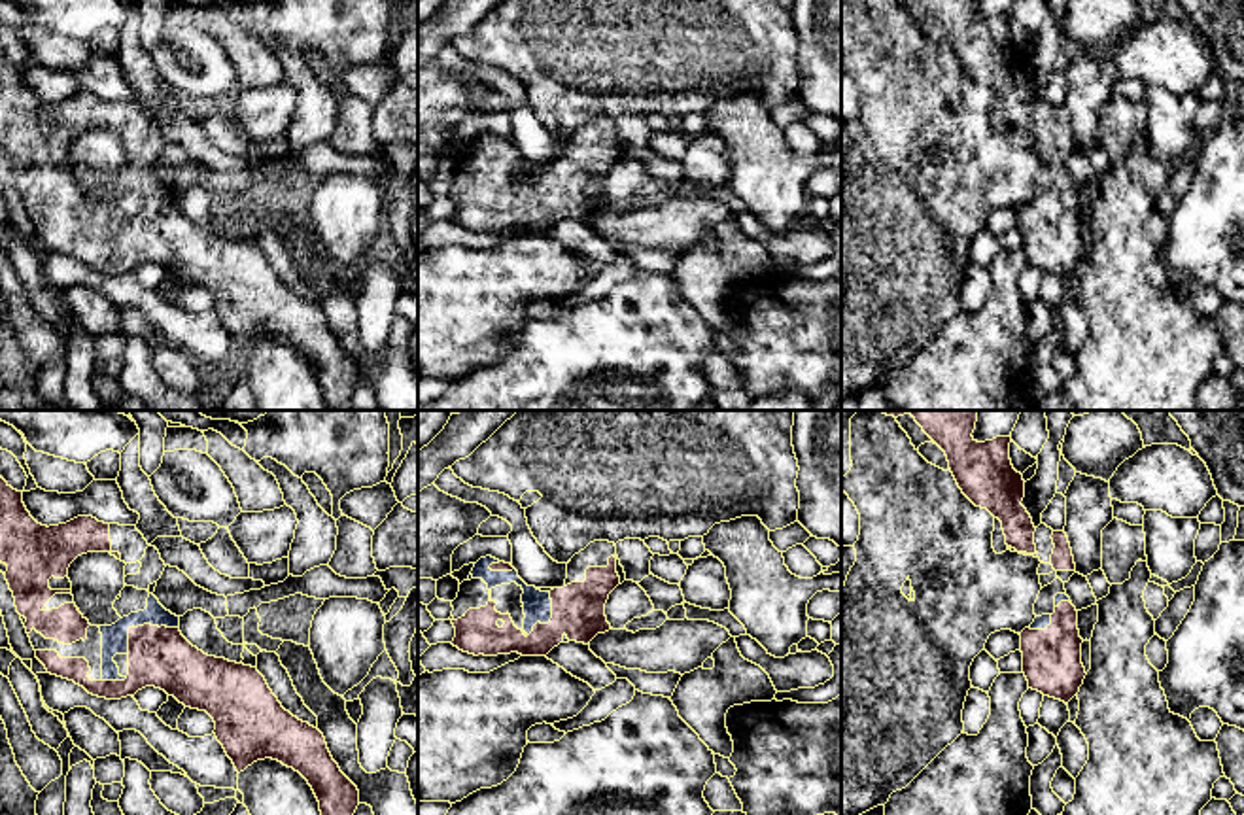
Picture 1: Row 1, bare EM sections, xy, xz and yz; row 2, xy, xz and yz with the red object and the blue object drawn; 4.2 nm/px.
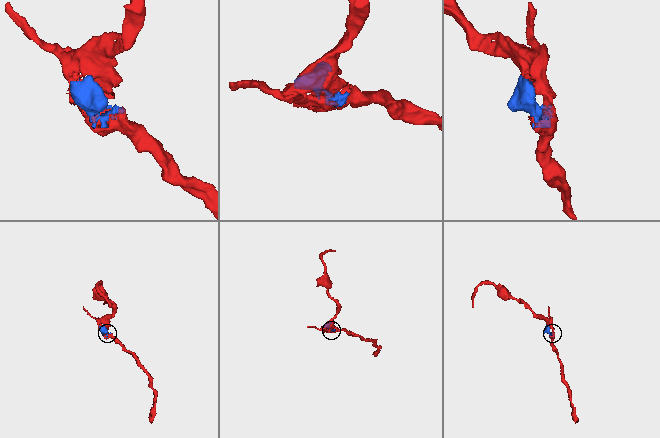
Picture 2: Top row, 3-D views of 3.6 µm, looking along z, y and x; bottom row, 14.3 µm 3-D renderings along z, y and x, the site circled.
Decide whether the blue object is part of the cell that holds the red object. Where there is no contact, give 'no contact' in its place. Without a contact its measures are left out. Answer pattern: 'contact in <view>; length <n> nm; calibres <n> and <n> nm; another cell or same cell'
contact in xy; length 260 nm; calibres 260 and 110 nm; same cell

